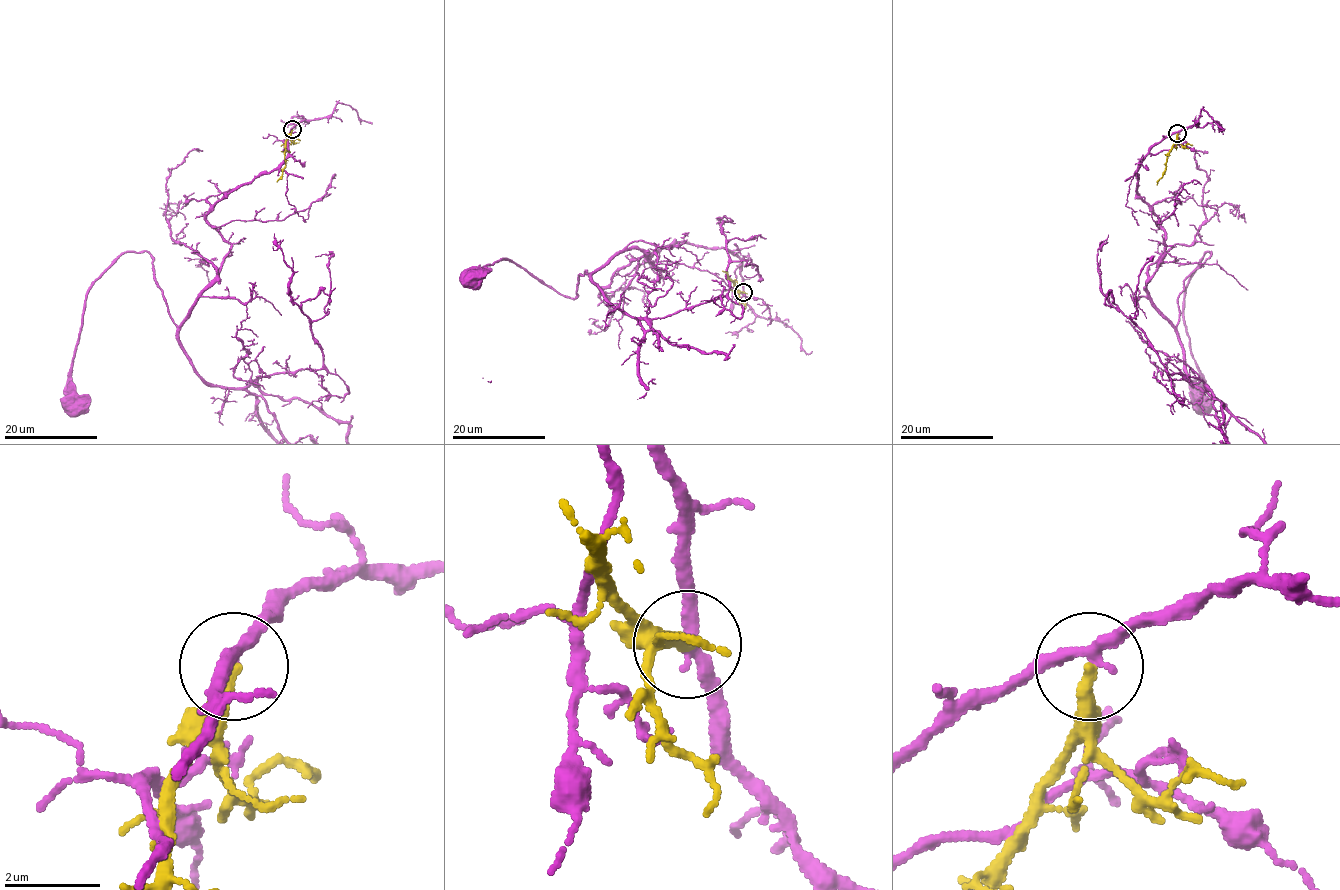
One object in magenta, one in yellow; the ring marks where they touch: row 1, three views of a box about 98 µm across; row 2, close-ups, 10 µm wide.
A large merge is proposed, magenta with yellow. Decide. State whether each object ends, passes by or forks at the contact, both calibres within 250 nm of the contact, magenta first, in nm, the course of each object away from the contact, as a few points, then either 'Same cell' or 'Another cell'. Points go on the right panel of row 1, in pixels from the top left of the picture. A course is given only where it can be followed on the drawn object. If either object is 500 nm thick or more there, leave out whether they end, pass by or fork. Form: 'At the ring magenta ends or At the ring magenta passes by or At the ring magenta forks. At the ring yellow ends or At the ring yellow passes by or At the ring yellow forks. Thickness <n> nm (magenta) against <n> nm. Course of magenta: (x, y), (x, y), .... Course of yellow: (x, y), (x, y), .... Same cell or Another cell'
At the ring magenta passes by. At the ring yellow ends. Thickness 240 nm (magenta) against 280 nm. Course of magenta: (1177, 134), (1135, 173), (1164, 232), (1147, 297), (1175, 326), (1184, 280), (1211, 253), (1184, 294), (1199, 401). Course of yellow: (1177, 134), (1166, 158), (1165, 172), (1156, 185). Another cell

